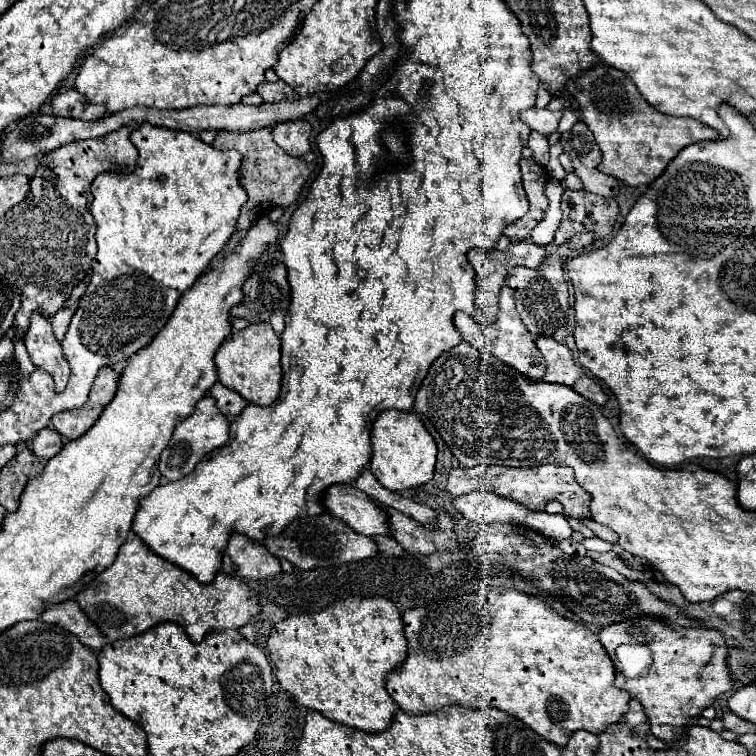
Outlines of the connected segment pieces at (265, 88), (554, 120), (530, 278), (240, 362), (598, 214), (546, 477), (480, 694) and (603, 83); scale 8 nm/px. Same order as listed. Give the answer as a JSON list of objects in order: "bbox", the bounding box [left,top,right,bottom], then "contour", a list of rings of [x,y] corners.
[{"bbox":[257,80,295,102],"contour":[[[283,80],[277,82],[263,82],[259,84],[257,92],[263,96],[263,102],[271,102],[271,100],[283,100],[283,96],[295,96],[295,90],[285,84]]]},{"bbox":[521,108,561,134],"contour":[[[529,108],[529,110],[523,110],[521,112],[521,120],[531,128],[531,130],[537,130],[541,134],[553,134],[557,130],[557,124],[561,120],[561,112],[551,112],[547,108]]]},{"bbox":[507,262,577,356],"contour":[[[547,262],[539,270],[529,268],[513,268],[507,276],[507,284],[515,292],[517,312],[521,316],[521,322],[531,332],[531,336],[551,336],[557,342],[563,342],[571,348],[573,356],[577,356],[577,348],[573,342],[573,328],[575,328],[575,316],[573,316],[573,304],[571,294],[567,292],[567,280],[565,270],[561,262]]]},{"bbox":[215,324,281,406],"contour":[[[251,324],[249,328],[231,334],[215,354],[215,364],[219,372],[219,382],[239,392],[247,404],[271,406],[271,402],[281,392],[281,340],[269,324]]]},{"bbox":[555,190,619,246],"contour":[[[565,190],[563,198],[561,198],[561,212],[563,212],[563,220],[559,224],[559,230],[555,232],[555,244],[557,246],[565,244],[577,232],[595,232],[597,238],[609,238],[613,234],[613,226],[617,222],[619,206],[615,200],[603,200],[601,196],[589,194],[585,190],[583,192]]]},{"bbox":[447,464,591,520],"contour":[[[545,464],[537,468],[507,468],[507,466],[473,466],[473,468],[453,468],[447,476],[447,492],[451,496],[469,494],[473,490],[479,492],[493,492],[497,496],[515,500],[517,504],[529,510],[543,510],[549,500],[557,500],[563,506],[563,514],[569,518],[585,520],[591,518],[589,502],[591,496],[575,482],[573,472],[569,466],[559,464]]]},{"bbox":[387,588,631,748],"contour":[[[485,588],[485,590],[475,592],[475,594],[457,596],[457,598],[445,600],[445,602],[427,606],[427,608],[415,608],[411,612],[405,612],[403,614],[403,624],[405,624],[405,638],[409,642],[409,652],[407,652],[405,662],[399,666],[399,670],[395,670],[395,672],[391,672],[387,676],[387,692],[403,712],[409,712],[413,716],[427,714],[427,712],[437,712],[439,708],[443,708],[447,704],[459,704],[463,708],[497,708],[497,710],[501,710],[501,712],[505,712],[509,716],[515,716],[515,718],[523,720],[533,732],[543,736],[547,742],[551,742],[551,744],[555,744],[559,748],[565,748],[567,742],[569,742],[567,738],[573,732],[587,730],[587,732],[593,732],[593,734],[601,734],[607,726],[617,724],[623,718],[623,714],[627,712],[627,708],[629,708],[627,704],[629,704],[631,696],[625,690],[619,690],[619,688],[613,686],[615,668],[613,668],[613,662],[607,656],[607,652],[603,652],[603,646],[599,644],[597,634],[593,634],[591,630],[587,630],[587,626],[583,626],[579,622],[573,622],[573,620],[567,620],[567,618],[559,616],[555,610],[551,610],[547,606],[545,600],[541,600],[537,596],[529,596],[529,594],[523,594],[519,590]]]},{"bbox":[567,64,719,186],"contour":[[[607,64],[581,72],[575,80],[567,82],[567,92],[577,100],[583,122],[591,128],[597,146],[601,148],[603,162],[599,168],[627,186],[649,186],[665,172],[667,164],[681,152],[681,148],[719,138],[717,130],[695,118],[657,112],[647,104],[647,100],[643,100],[625,72]]]}]

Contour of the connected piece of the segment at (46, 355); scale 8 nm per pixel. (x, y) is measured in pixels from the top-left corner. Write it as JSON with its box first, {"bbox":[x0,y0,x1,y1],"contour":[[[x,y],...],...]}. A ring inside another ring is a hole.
{"bbox":[25,312,69,392],"contour":[[[35,312],[29,318],[29,322],[31,324],[25,334],[27,352],[33,360],[33,364],[39,370],[45,370],[53,378],[55,390],[63,392],[65,384],[69,380],[69,368],[67,368],[67,362],[63,360],[63,352],[59,348],[59,342],[55,340],[55,336],[51,332],[49,318],[39,316],[39,312]]]}

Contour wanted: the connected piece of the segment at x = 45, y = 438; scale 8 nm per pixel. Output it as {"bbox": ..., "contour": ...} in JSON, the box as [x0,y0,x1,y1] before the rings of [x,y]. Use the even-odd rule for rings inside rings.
{"bbox":[31,428,63,460],"contour":[[[43,428],[35,434],[31,450],[33,450],[35,456],[39,456],[43,460],[49,460],[61,450],[61,446],[63,446],[63,438],[53,428]]]}

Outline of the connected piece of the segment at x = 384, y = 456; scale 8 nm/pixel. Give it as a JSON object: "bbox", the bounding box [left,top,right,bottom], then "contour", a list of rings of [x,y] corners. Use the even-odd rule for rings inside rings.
{"bbox":[369,410,437,492],"contour":[[[383,410],[373,424],[371,442],[373,442],[373,456],[369,470],[387,490],[393,492],[411,490],[433,480],[437,446],[433,436],[425,430],[421,420],[413,412]]]}

